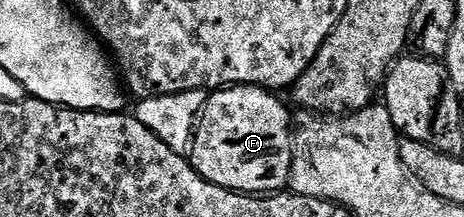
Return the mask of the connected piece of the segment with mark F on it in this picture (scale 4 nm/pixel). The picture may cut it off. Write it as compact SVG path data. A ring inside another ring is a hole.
M226 86L219 90L214 90L206 97L205 110L197 123L197 133L193 136L193 153L191 161L193 166L199 172L199 176L203 176L211 184L215 184L219 188L227 188L228 190L237 190L241 194L275 194L284 191L289 184L289 173L291 172L291 164L293 163L293 131L291 125L291 114L289 118L289 110L280 102L278 95L272 90L266 90L263 86Z

